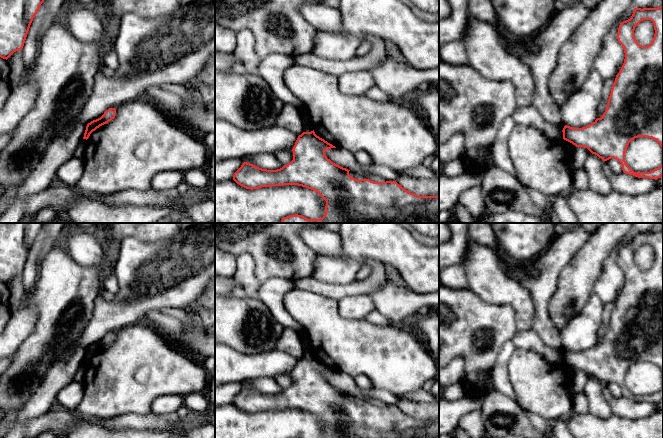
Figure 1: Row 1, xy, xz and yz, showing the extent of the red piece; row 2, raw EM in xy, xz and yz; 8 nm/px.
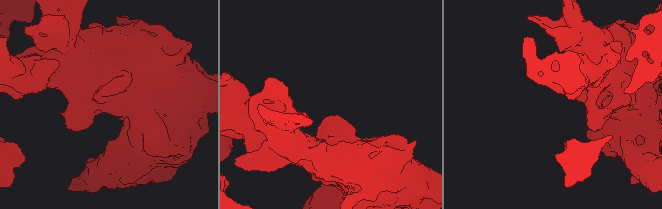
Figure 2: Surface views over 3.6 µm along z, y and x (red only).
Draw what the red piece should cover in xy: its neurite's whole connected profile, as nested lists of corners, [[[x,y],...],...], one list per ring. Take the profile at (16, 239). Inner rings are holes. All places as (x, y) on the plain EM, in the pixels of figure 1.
[[[0,223],[0,281],[8,283],[14,276],[22,274],[30,249],[44,223]]]

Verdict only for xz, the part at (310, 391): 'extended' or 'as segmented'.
as segmented

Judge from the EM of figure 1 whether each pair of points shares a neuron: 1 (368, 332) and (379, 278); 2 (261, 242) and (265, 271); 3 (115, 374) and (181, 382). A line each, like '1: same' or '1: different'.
1: different
2: same
3: same

